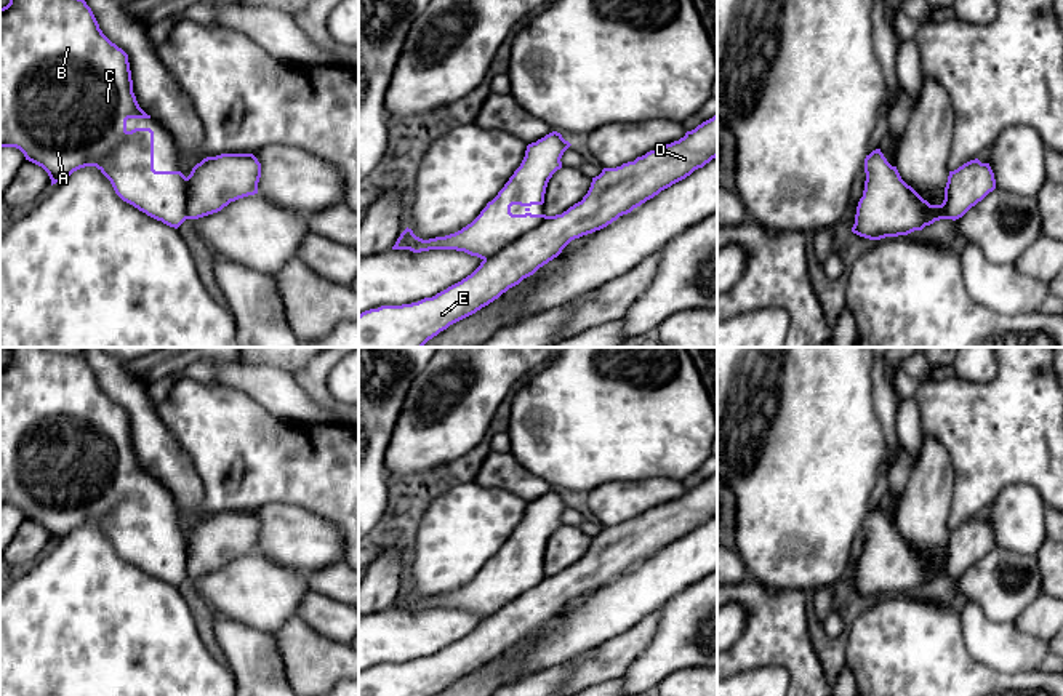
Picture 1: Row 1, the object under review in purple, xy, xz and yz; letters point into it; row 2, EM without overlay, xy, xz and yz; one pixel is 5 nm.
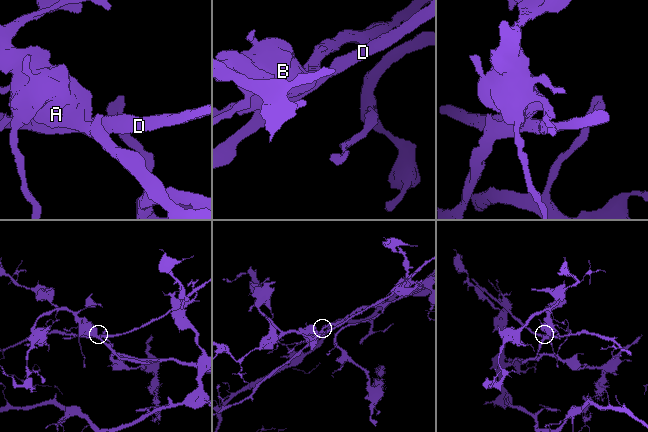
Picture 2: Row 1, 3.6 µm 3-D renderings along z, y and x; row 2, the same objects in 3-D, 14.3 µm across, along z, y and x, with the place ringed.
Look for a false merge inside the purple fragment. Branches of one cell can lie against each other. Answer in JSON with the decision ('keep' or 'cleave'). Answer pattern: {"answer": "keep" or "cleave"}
{"answer": "keep"}

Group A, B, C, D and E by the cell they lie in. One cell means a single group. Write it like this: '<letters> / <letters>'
A B C D E

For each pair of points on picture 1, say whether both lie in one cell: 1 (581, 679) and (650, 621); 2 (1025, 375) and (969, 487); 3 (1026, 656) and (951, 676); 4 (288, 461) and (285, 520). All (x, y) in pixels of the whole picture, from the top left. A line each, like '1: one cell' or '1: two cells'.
1: one cell
2: one cell
3: two cells
4: two cells

